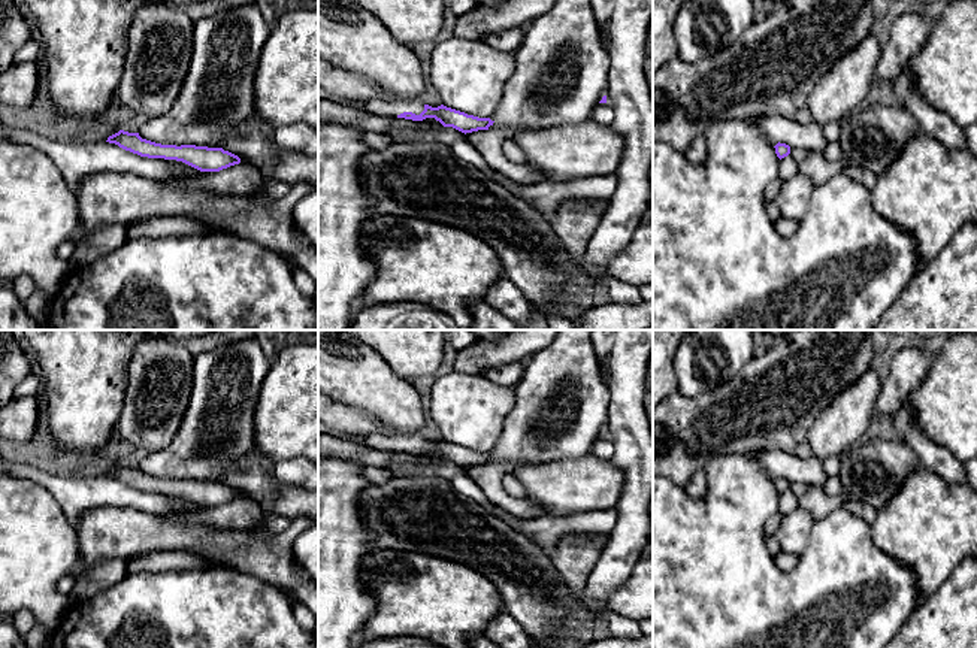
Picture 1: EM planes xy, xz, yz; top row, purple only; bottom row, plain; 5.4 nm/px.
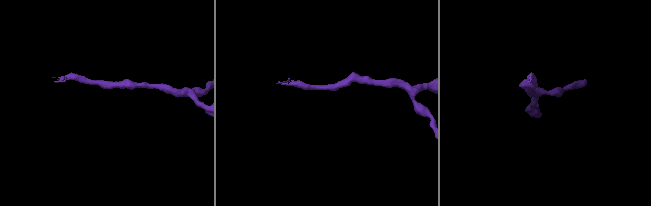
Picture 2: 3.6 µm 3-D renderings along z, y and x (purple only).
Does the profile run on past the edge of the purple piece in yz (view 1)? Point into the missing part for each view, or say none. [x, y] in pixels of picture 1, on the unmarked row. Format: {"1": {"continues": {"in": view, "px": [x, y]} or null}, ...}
{"1": {"continues": null}}

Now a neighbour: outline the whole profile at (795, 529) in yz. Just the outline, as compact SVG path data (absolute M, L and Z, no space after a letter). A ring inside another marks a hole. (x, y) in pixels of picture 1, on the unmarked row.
M802 508L783 515L781 524L774 535L781 551L801 555L807 548L813 524L813 517Z

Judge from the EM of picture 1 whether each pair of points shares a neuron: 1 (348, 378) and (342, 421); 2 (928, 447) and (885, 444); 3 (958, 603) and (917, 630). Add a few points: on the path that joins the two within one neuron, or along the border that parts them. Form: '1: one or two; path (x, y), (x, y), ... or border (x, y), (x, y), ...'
1: two; border (333, 399), (363, 409), (377, 421)
2: two; border (901, 439), (922, 465)
3: one; path (947, 614), (928, 630)

